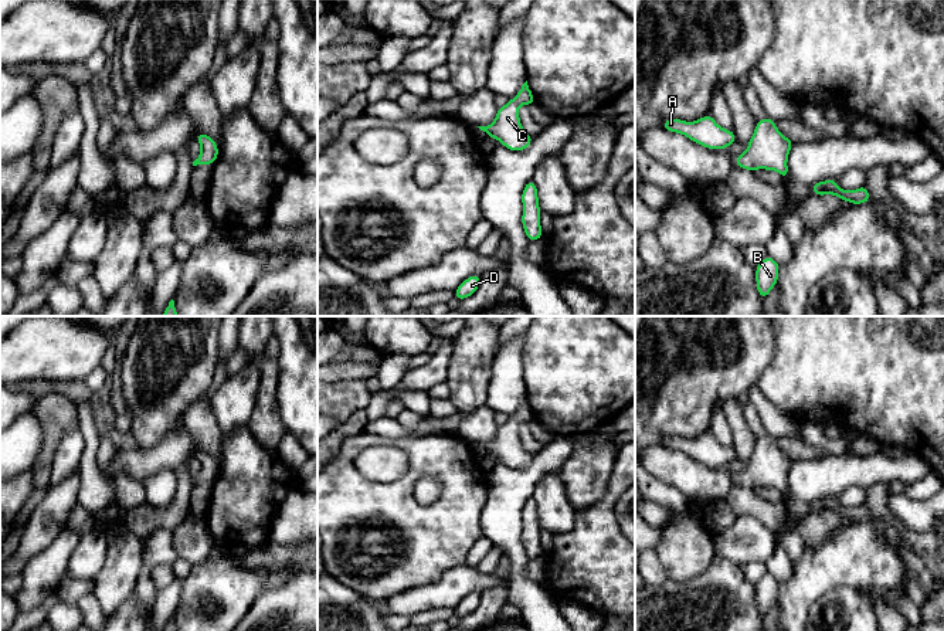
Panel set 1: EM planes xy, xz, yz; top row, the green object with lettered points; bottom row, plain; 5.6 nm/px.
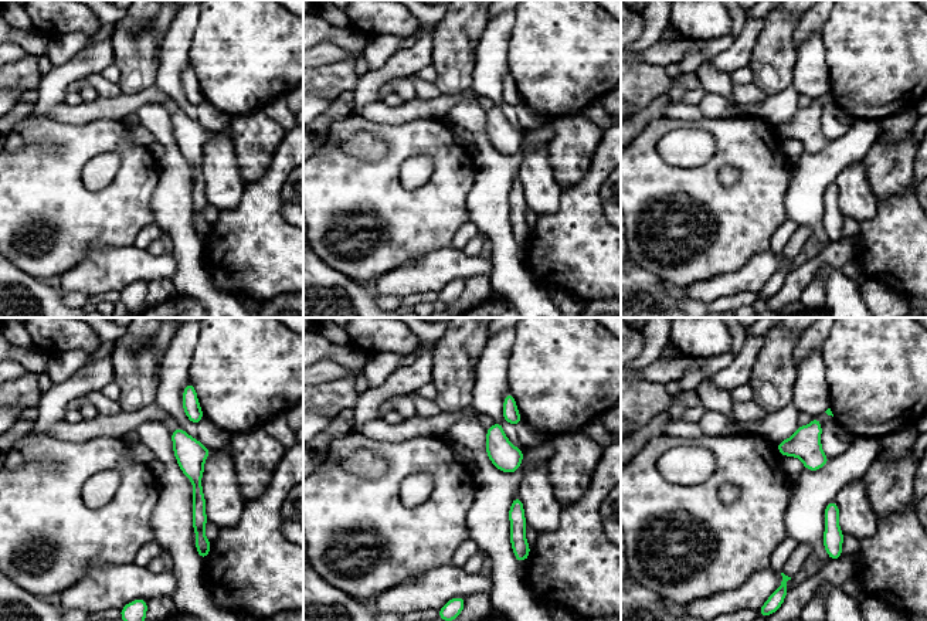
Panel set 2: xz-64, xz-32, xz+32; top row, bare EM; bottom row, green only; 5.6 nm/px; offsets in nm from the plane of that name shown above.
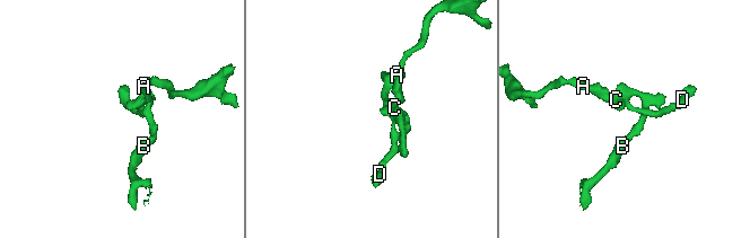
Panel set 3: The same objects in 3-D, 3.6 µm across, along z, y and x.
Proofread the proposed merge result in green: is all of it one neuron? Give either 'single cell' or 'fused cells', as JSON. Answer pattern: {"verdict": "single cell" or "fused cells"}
{"verdict": "single cell"}

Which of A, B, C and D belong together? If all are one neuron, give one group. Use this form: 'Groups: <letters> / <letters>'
Groups: A B C D

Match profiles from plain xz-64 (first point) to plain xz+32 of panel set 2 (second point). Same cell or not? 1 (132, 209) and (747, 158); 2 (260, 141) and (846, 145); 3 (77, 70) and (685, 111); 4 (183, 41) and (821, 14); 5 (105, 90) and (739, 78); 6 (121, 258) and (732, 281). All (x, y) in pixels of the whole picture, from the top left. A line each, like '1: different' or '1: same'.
1: same
2: different
3: different
4: different
5: different
6: same

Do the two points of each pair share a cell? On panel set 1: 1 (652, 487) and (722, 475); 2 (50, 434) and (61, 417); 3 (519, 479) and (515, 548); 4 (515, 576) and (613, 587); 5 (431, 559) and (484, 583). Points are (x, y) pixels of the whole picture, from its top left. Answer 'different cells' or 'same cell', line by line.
1: different cells
2: same cell
3: same cell
4: different cells
5: different cells

